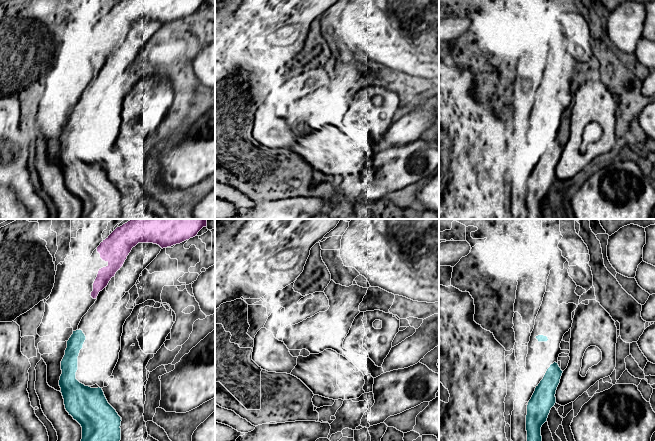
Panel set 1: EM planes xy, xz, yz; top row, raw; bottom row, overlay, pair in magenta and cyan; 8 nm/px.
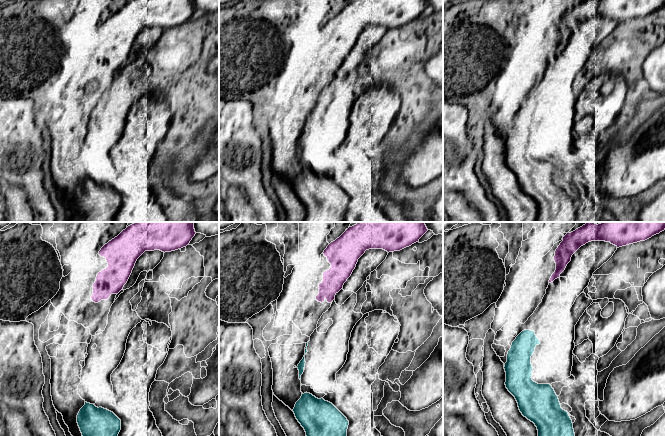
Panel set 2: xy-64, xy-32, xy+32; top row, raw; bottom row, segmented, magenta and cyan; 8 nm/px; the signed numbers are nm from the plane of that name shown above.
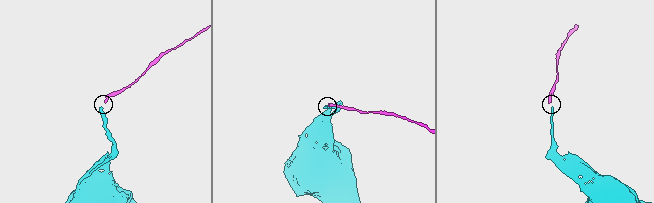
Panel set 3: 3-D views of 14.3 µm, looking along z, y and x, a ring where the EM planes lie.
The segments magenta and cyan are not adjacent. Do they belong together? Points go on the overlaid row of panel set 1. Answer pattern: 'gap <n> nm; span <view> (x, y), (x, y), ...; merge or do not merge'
gap 280 nm; span xy (93, 298), (79, 329); do not merge

